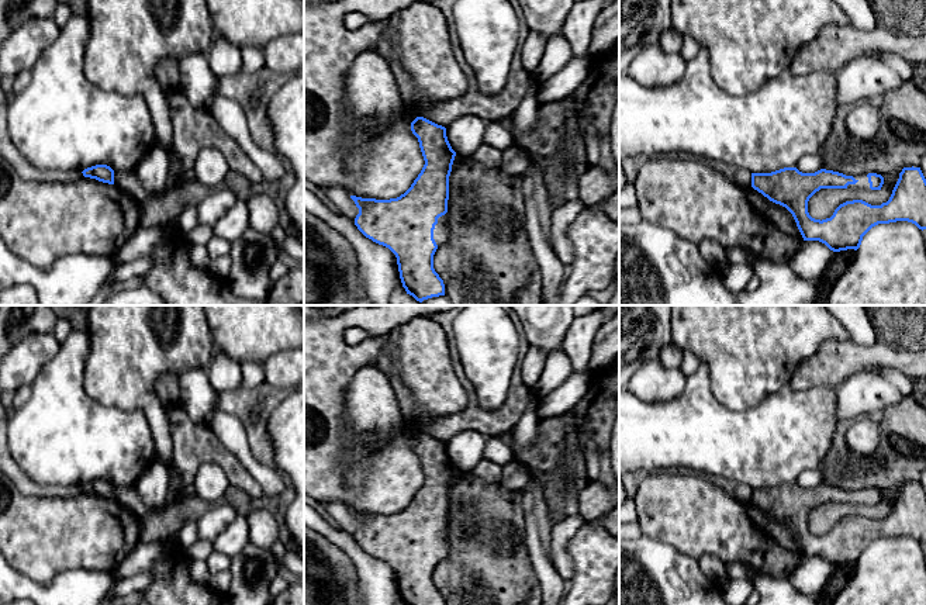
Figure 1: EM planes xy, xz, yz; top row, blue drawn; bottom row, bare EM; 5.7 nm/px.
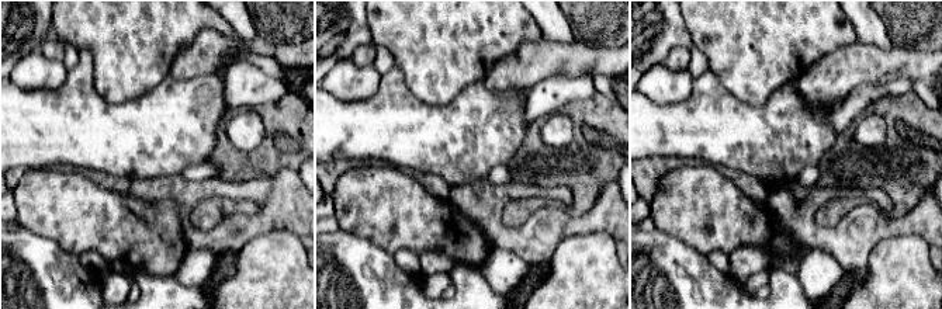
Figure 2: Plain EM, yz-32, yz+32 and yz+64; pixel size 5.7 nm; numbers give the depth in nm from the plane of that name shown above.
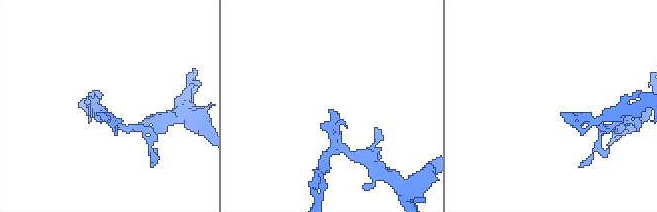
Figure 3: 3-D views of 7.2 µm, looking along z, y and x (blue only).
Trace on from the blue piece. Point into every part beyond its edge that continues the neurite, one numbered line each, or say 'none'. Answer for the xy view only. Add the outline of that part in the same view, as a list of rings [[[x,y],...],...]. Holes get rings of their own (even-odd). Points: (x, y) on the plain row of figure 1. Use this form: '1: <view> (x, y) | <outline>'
none

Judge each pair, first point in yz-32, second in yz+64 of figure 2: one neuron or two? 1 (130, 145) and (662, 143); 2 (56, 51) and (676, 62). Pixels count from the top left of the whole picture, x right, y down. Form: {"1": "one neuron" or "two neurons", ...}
{"1": "one neuron", "2": "one neuron"}

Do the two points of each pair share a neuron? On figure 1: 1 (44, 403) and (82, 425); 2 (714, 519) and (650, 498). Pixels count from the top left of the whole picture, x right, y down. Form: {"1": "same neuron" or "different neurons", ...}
{"1": "same neuron", "2": "same neuron"}

